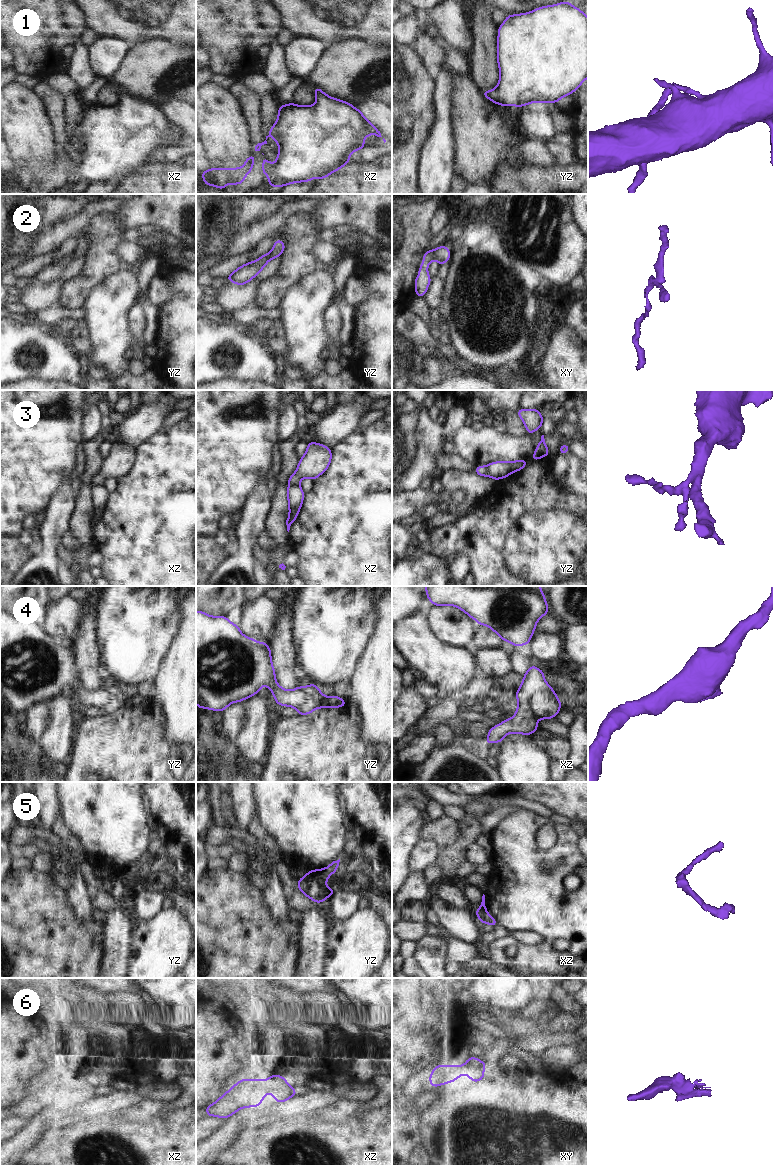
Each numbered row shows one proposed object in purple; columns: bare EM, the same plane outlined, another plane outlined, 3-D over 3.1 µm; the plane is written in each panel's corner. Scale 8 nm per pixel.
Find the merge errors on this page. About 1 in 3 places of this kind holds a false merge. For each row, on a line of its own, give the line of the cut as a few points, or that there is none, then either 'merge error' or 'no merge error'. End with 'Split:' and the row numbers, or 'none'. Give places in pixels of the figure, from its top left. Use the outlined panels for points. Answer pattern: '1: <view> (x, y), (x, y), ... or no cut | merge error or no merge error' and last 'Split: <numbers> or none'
1: no cut | no merge error
2: yz (272, 251), (270, 258) | merge error
3: xz (298, 483), (289, 486) | merge error
4: xz (557, 698), (544, 693), (533, 693), (529, 697), (529, 711) | merge error
5: no cut | no merge error
6: no cut | no merge error
Split: 2, 3, 4

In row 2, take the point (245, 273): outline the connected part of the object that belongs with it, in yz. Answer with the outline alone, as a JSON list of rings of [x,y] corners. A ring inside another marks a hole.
[[[272,251],[261,256],[255,262],[249,262],[240,266],[234,272],[232,272],[226,279],[231,282],[233,281],[236,285],[244,285],[251,281],[271,260]]]

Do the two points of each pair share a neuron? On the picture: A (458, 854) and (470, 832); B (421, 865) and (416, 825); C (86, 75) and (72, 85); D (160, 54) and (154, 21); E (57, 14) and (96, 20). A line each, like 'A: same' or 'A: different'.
A: same
B: different
C: different
D: different
E: different

